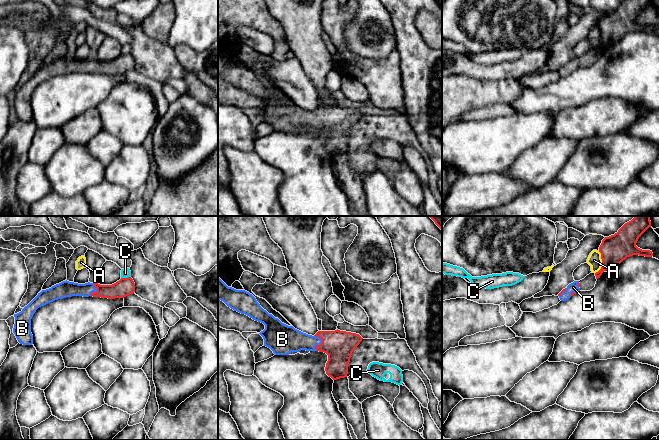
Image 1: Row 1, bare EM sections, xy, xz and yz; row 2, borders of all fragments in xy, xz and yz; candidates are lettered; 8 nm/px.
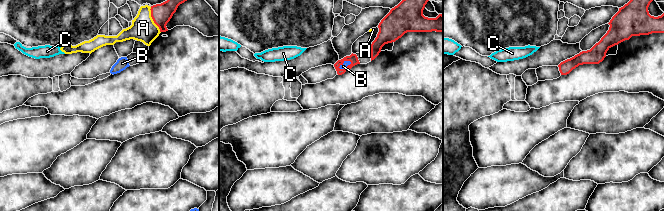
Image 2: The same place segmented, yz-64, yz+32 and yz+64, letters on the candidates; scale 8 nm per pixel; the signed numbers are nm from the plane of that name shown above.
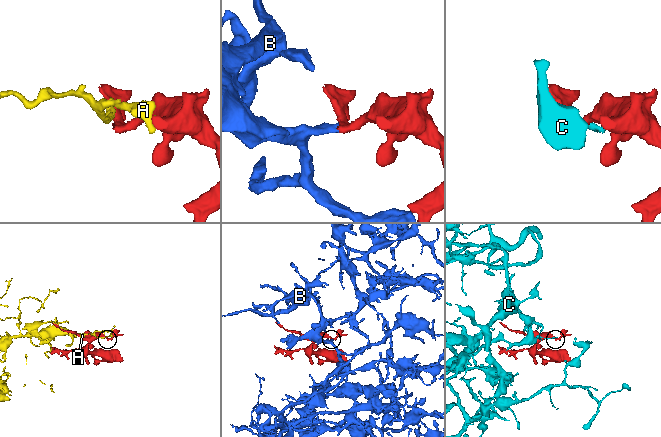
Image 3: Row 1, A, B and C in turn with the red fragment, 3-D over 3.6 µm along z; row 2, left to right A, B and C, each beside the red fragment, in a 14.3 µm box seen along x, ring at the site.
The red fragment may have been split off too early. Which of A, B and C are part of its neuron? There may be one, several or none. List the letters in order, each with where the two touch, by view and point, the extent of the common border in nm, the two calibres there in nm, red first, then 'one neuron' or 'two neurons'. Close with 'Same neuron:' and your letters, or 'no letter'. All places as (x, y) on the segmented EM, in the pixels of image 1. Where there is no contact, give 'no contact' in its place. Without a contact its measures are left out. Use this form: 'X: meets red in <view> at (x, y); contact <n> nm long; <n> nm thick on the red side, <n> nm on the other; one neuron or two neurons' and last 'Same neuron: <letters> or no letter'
A: meets red in yz at (602, 262); contact 190 nm long; 220 nm thick on the red side, 110 nm on the other; two neurons
B: meets red in xz at (322, 342); contact 130 nm long; 240 nm thick on the red side, 190 nm on the other; one neuron
C: meets red in xy at (125, 278); contact 80 nm long; 140 nm thick on the red side, 80 nm on the other; two neurons
Same neuron: B

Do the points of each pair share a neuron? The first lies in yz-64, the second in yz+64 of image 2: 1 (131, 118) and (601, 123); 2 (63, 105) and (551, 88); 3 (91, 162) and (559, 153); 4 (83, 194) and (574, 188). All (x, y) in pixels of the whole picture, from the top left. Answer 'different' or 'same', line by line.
1: same
2: same
3: same
4: same

